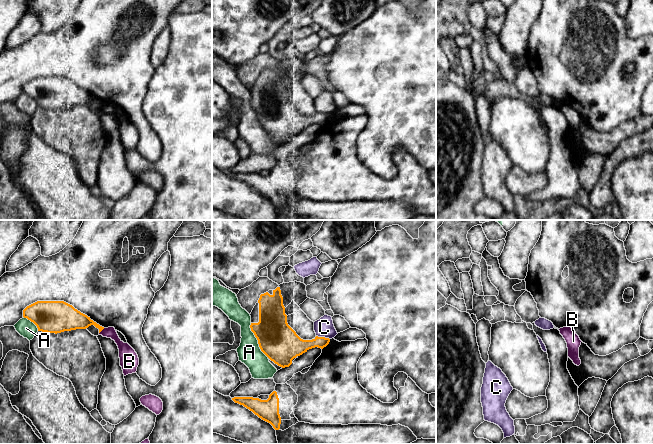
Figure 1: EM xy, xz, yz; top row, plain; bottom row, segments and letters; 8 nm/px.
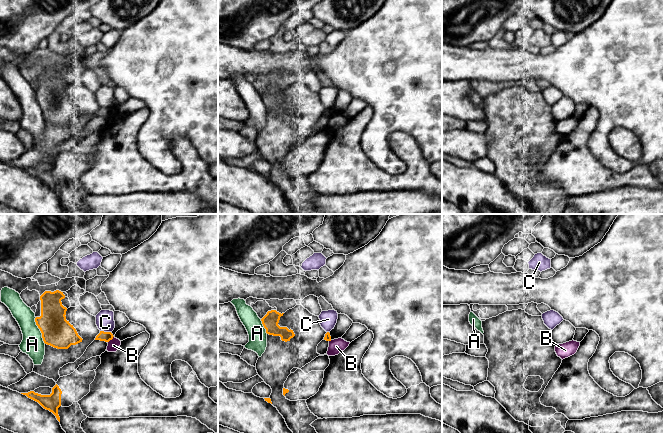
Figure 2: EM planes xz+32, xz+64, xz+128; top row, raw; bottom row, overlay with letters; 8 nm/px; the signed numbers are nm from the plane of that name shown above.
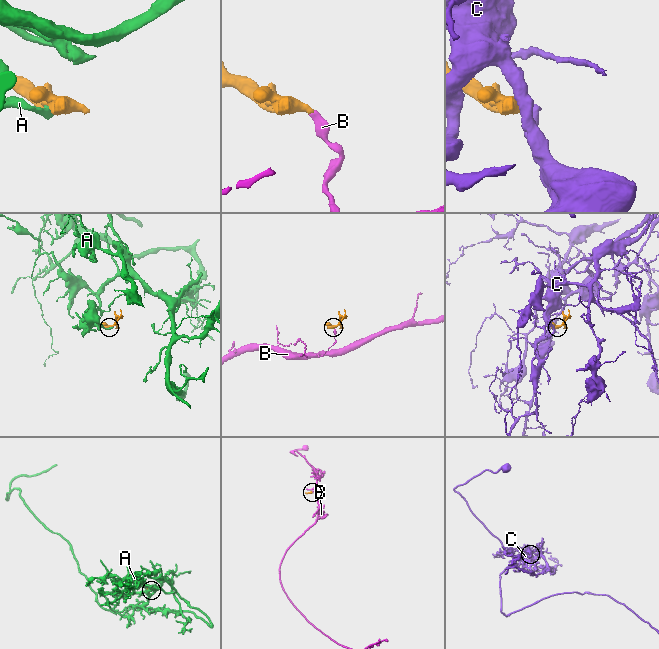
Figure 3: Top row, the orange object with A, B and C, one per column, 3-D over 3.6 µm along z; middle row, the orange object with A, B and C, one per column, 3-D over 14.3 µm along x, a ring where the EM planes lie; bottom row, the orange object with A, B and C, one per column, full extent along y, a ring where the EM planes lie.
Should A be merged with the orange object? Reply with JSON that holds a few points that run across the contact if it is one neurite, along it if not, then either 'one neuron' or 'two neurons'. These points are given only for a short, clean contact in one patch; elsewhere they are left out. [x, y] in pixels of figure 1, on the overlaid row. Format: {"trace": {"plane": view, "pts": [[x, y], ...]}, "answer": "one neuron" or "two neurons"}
{"answer": "two neurons"}

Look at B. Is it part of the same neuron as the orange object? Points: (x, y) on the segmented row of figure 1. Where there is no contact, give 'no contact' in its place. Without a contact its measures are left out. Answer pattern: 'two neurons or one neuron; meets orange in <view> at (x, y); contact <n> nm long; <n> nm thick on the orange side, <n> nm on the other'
two neurons; meets orange in xy at (101, 330); contact 60 nm long; 170 nm thick on the orange side, 110 nm on the other

